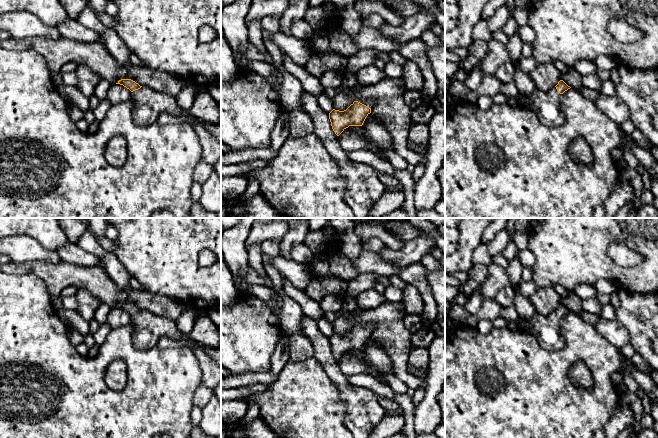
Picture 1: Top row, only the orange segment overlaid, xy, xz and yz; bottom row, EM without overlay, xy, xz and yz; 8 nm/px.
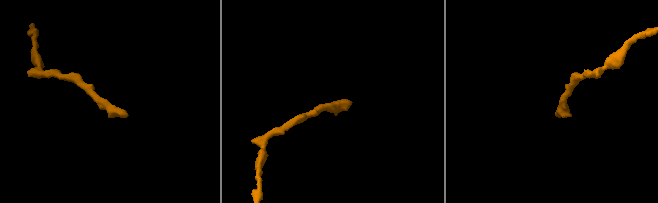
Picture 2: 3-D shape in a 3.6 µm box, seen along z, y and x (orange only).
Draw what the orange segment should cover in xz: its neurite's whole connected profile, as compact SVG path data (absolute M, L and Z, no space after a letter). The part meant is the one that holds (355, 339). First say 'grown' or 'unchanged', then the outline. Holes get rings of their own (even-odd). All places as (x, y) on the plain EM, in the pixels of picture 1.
grown | M359 324L344 335L333 333L329 337L329 343L335 358L339 360L349 350L362 350L374 327L374 324Z

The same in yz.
grown | M563 304L547 314L536 315L528 322L528 330L536 337L539 344L547 350L561 350L565 347L565 340L559 329L560 319L570 313Z

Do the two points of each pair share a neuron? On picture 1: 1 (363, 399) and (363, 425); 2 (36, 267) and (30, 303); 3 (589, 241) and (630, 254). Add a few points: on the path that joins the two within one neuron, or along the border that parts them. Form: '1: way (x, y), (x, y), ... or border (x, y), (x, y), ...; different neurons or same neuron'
1: way (363, 405), (363, 419); same neuron
2: border (11, 274), (35, 274), (44, 282), (49, 293); different neurons
3: border (615, 241), (609, 246), (608, 255), (622, 267); different neurons

